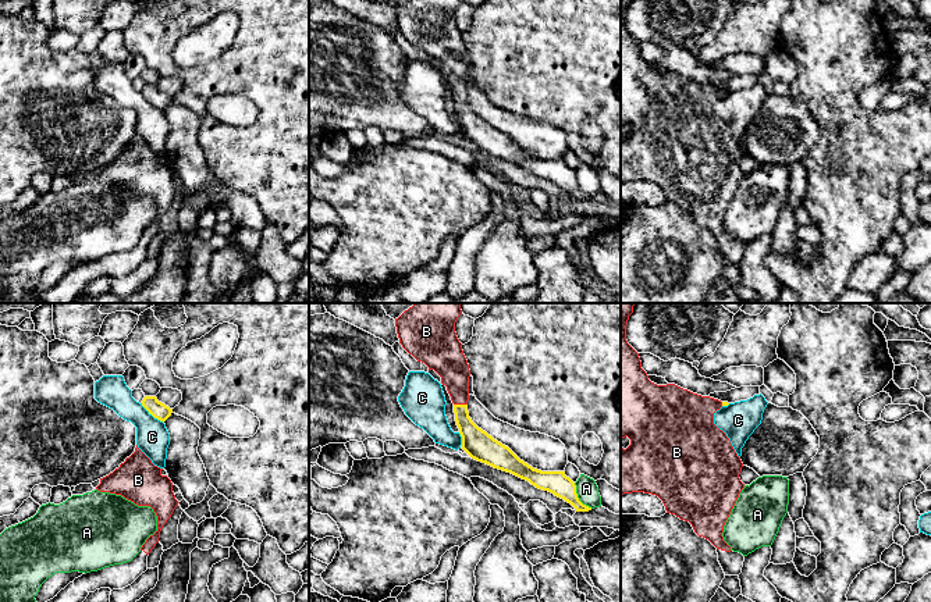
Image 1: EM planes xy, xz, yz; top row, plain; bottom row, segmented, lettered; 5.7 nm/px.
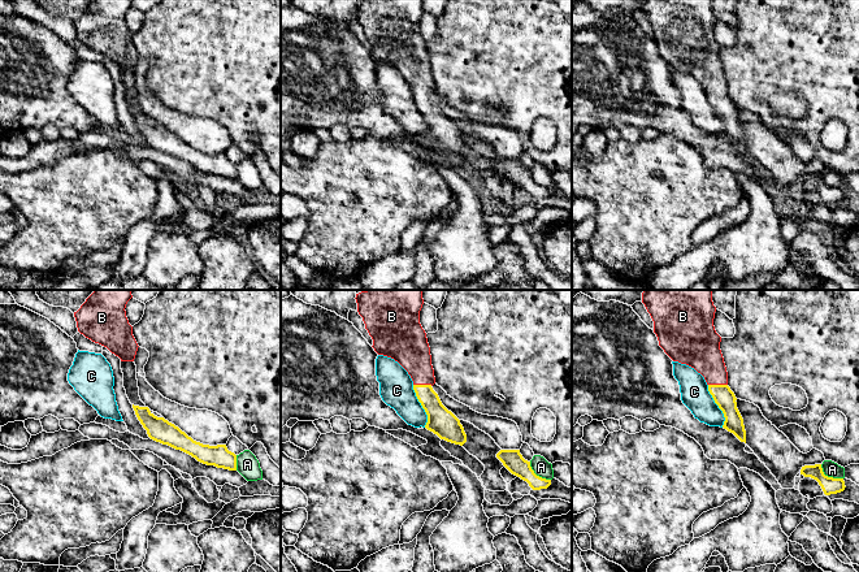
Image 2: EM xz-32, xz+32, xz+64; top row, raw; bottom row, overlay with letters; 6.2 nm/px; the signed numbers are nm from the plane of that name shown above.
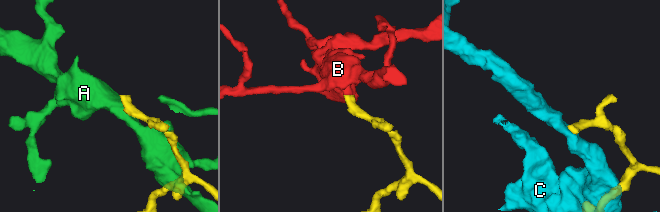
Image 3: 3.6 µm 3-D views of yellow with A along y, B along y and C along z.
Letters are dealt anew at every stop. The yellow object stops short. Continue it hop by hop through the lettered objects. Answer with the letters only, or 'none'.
B

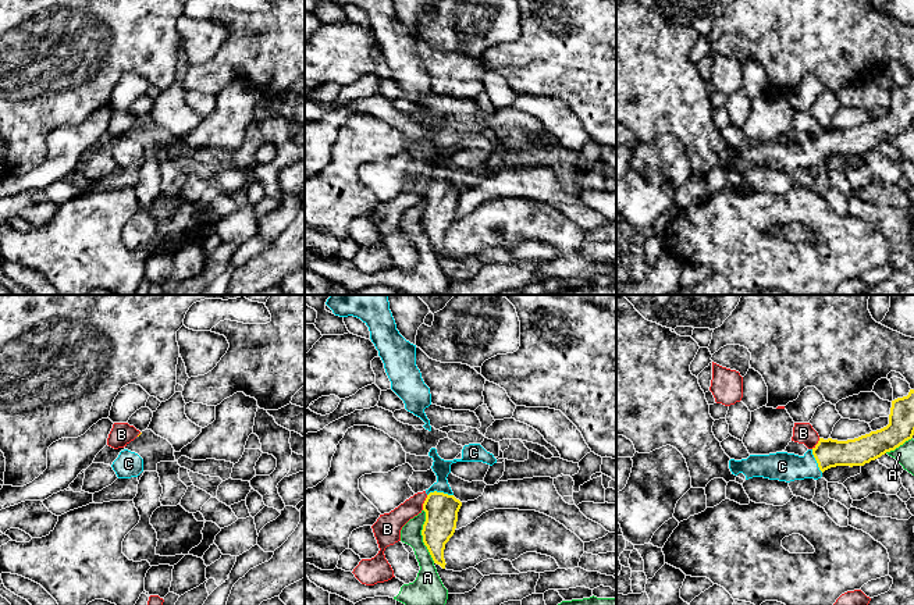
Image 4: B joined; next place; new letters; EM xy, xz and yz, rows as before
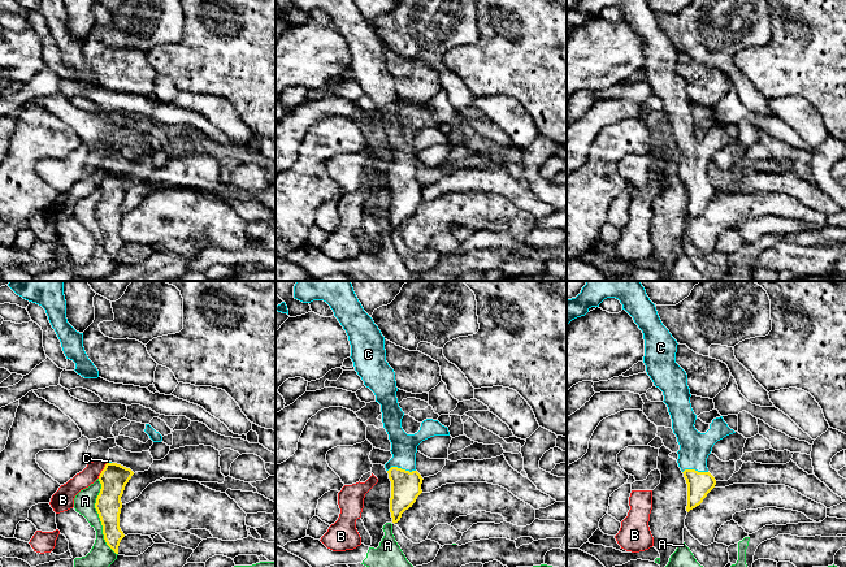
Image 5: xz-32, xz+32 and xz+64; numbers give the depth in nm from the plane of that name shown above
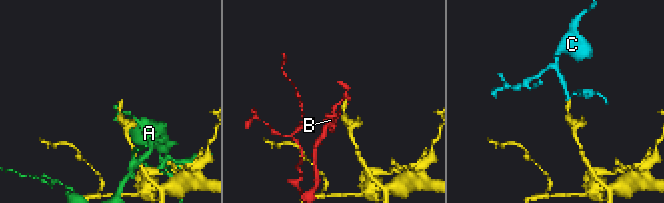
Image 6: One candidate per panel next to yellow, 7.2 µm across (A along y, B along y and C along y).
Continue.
C

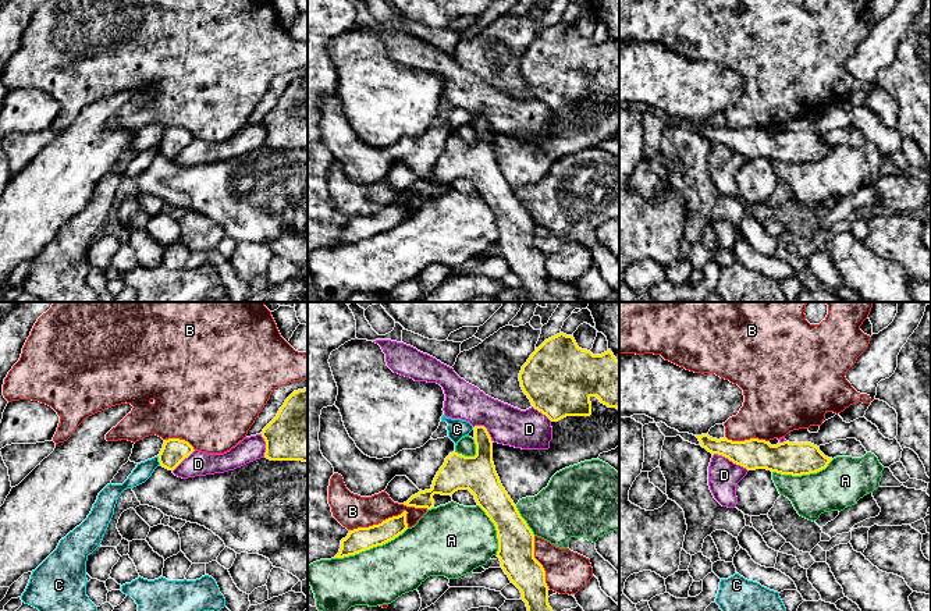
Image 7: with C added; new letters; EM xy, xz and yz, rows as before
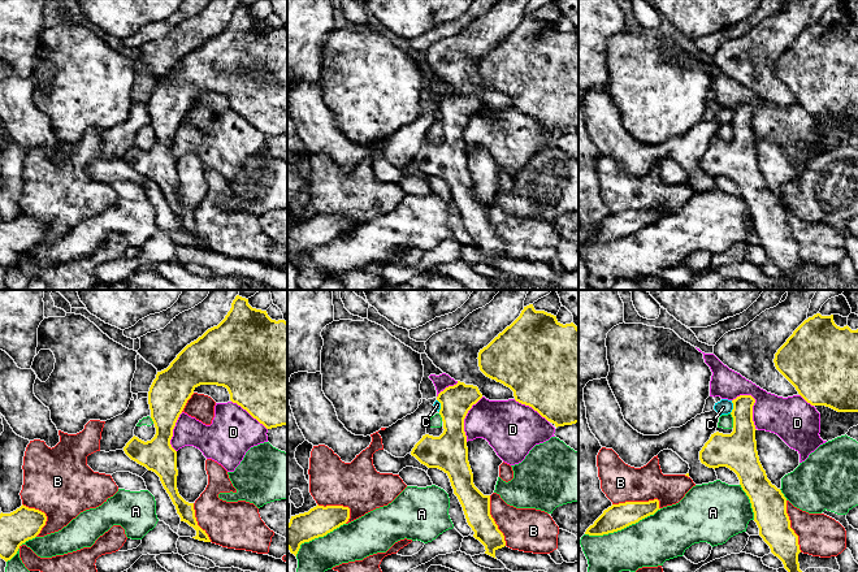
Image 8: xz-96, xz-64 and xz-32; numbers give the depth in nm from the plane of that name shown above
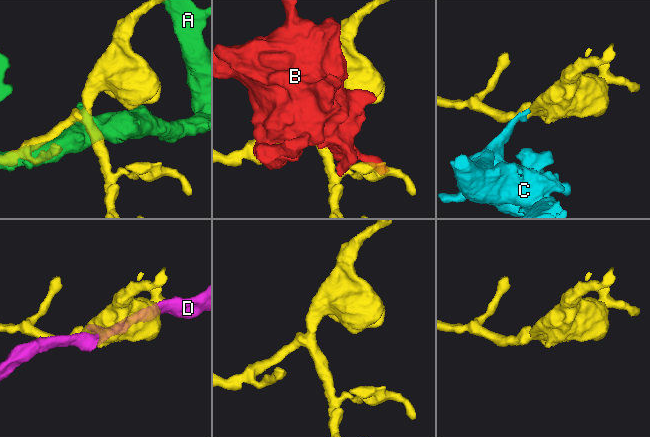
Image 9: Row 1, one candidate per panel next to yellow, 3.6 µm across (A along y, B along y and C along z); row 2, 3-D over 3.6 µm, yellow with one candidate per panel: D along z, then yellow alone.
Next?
none

